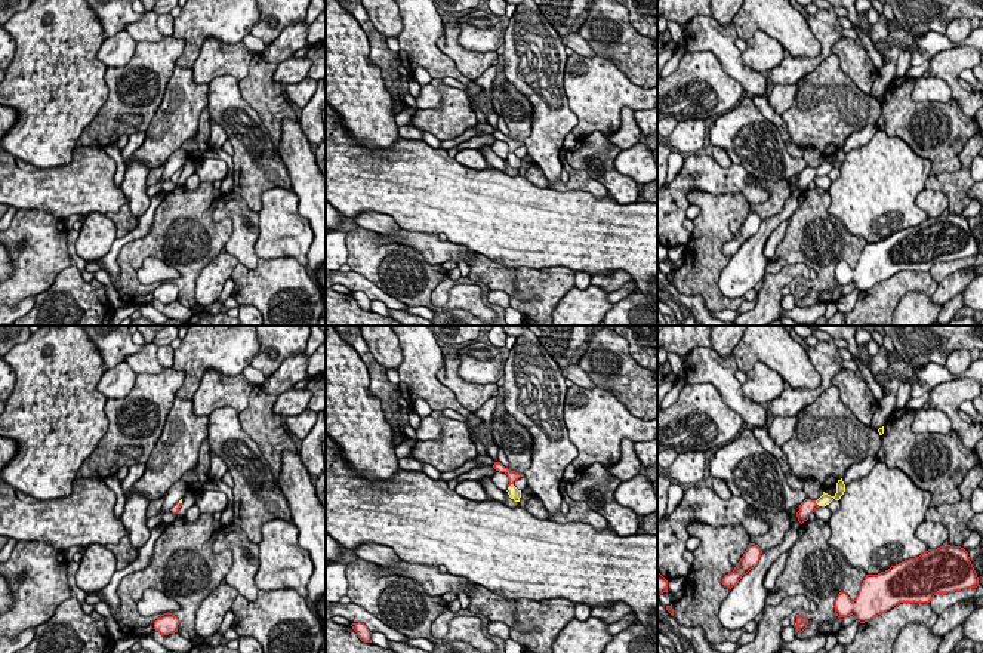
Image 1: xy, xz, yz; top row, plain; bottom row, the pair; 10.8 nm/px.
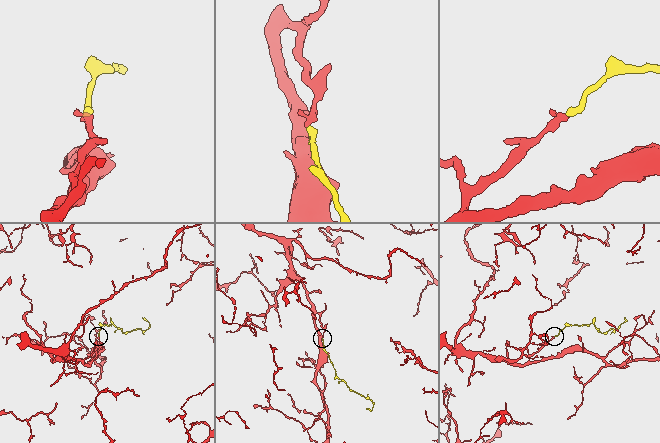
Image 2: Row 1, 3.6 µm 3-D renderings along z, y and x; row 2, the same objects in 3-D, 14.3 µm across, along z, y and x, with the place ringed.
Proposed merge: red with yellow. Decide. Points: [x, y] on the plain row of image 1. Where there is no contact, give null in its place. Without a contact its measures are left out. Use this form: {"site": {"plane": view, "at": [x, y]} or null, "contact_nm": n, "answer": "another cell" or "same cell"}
{"site": {"plane": "yz", "at": [816, 172]}, "contact_nm": 80, "answer": "same cell"}

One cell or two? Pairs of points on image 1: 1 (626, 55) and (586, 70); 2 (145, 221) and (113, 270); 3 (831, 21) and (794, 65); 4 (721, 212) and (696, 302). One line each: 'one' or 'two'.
1: two
2: one
3: one
4: two

